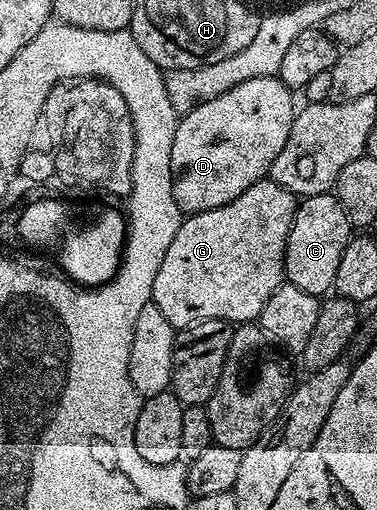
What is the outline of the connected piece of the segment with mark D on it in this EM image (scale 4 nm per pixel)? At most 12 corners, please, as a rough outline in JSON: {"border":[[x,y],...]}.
{"border":[[236,83],[181,114],[183,214],[224,207],[269,174],[292,131],[290,86]]}

